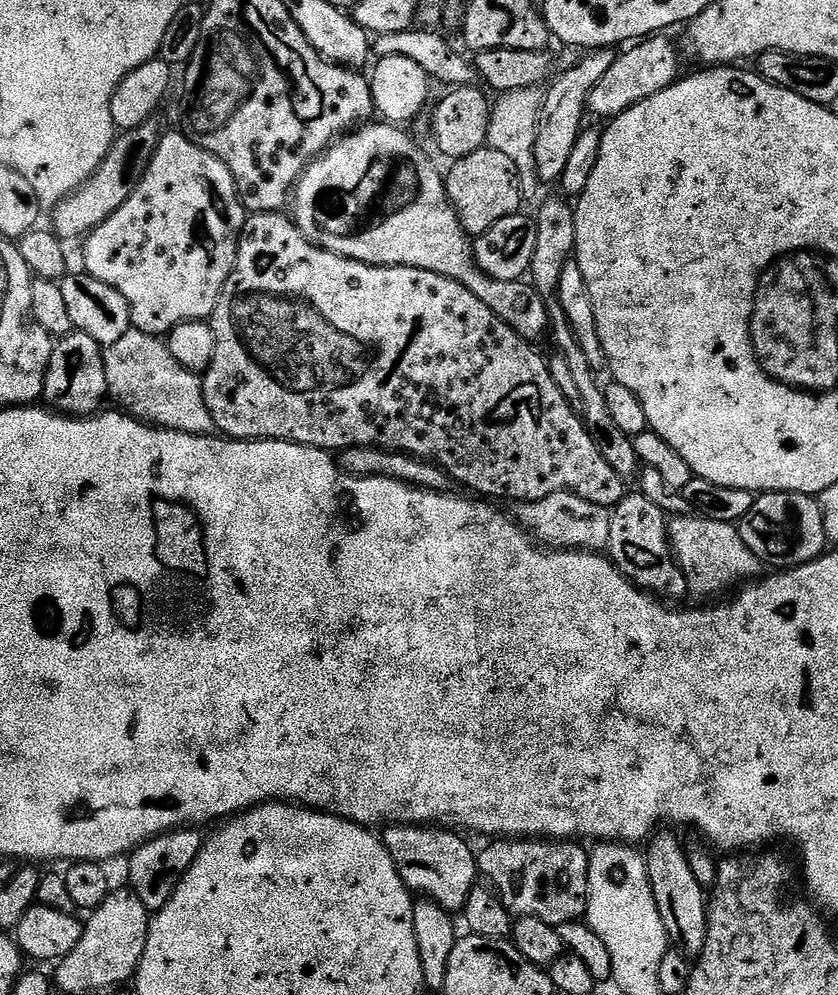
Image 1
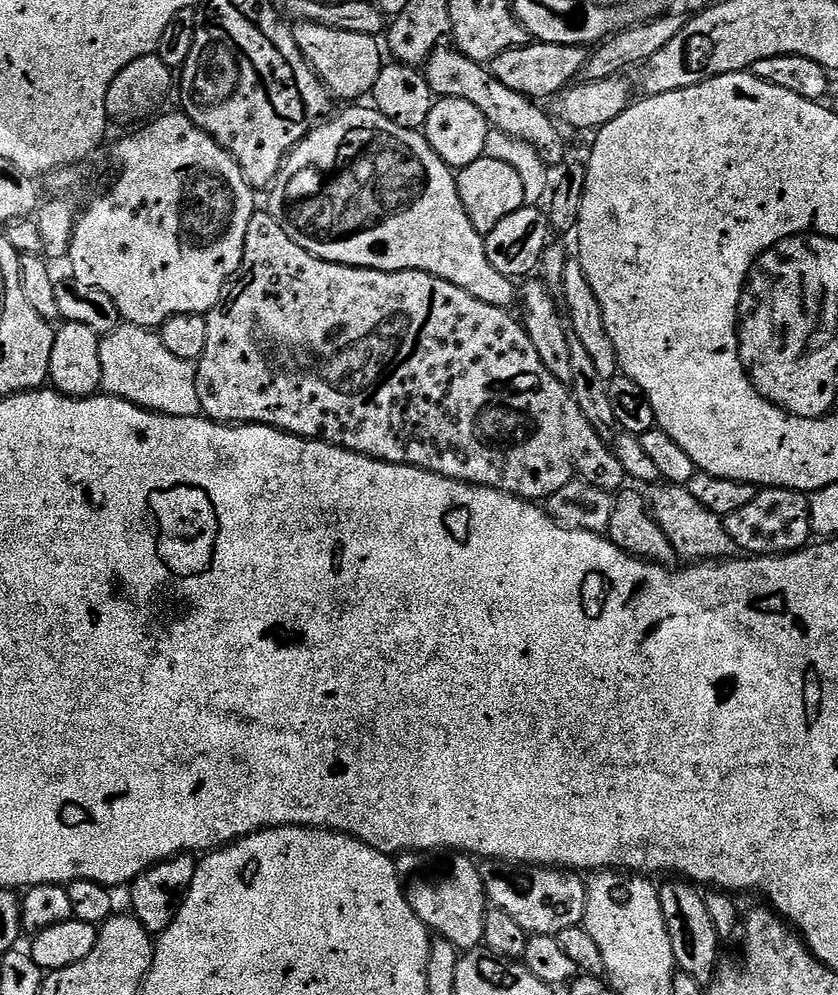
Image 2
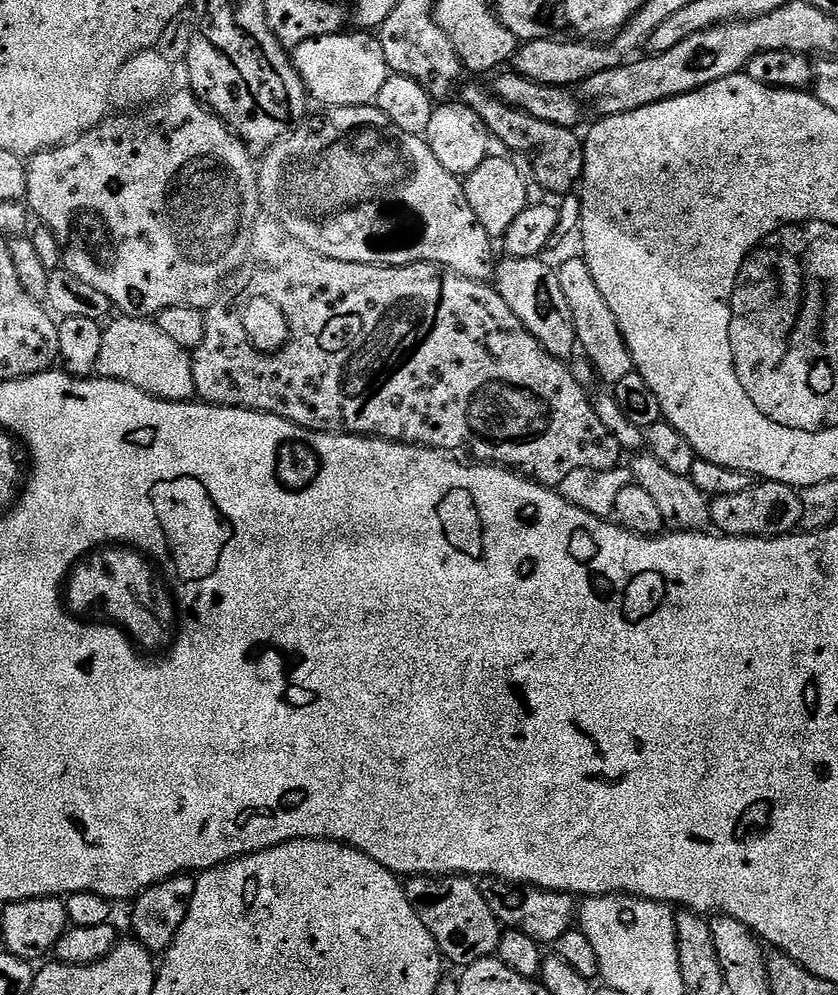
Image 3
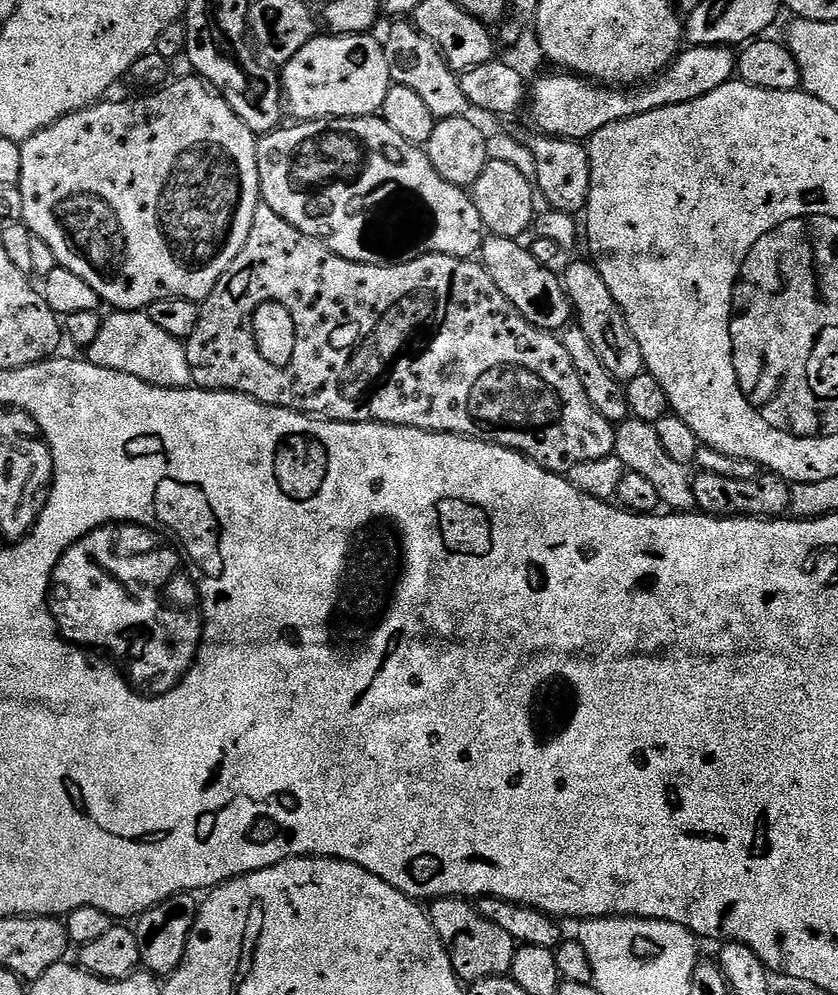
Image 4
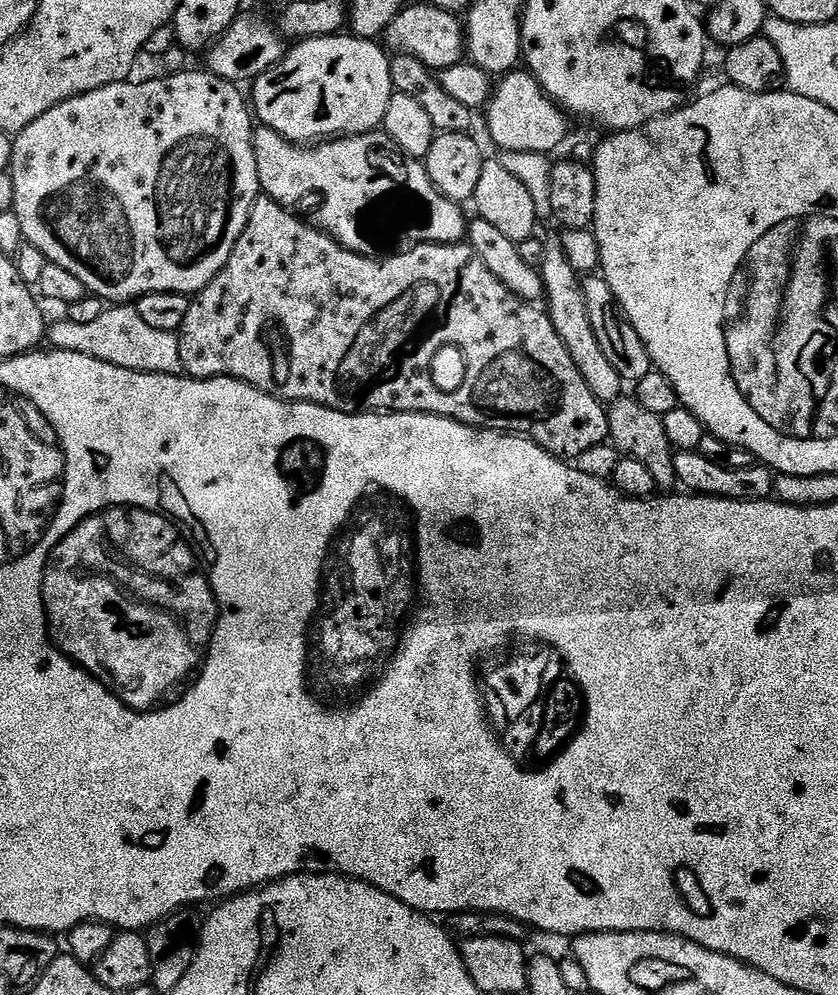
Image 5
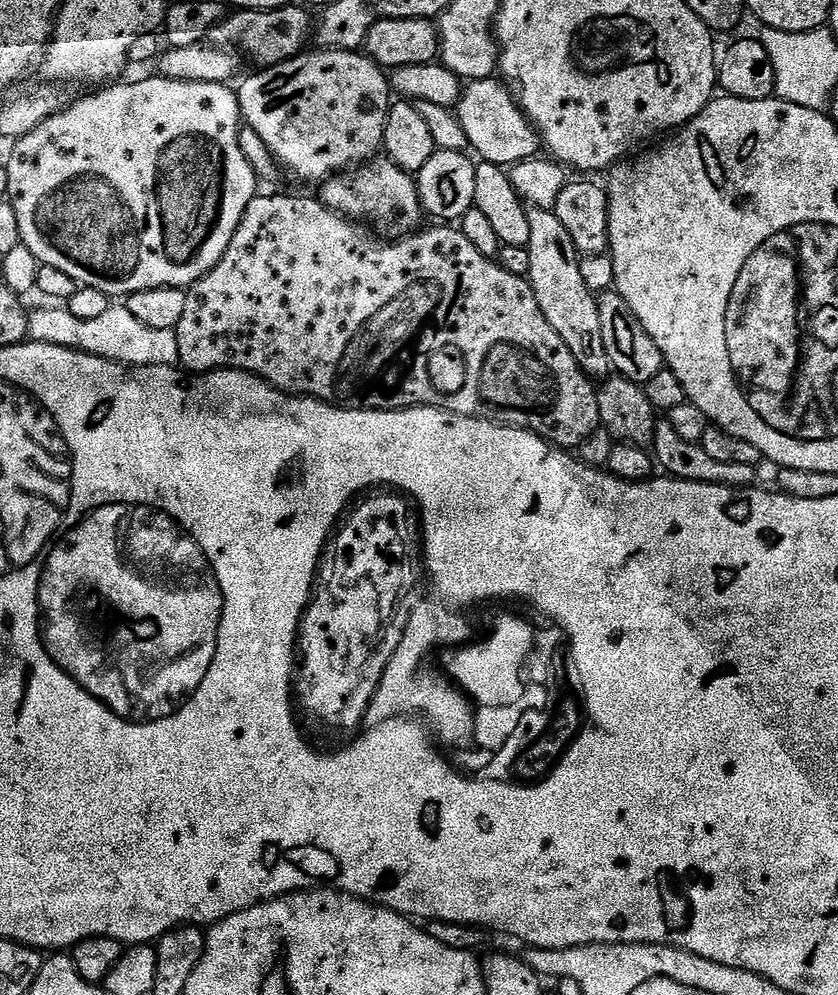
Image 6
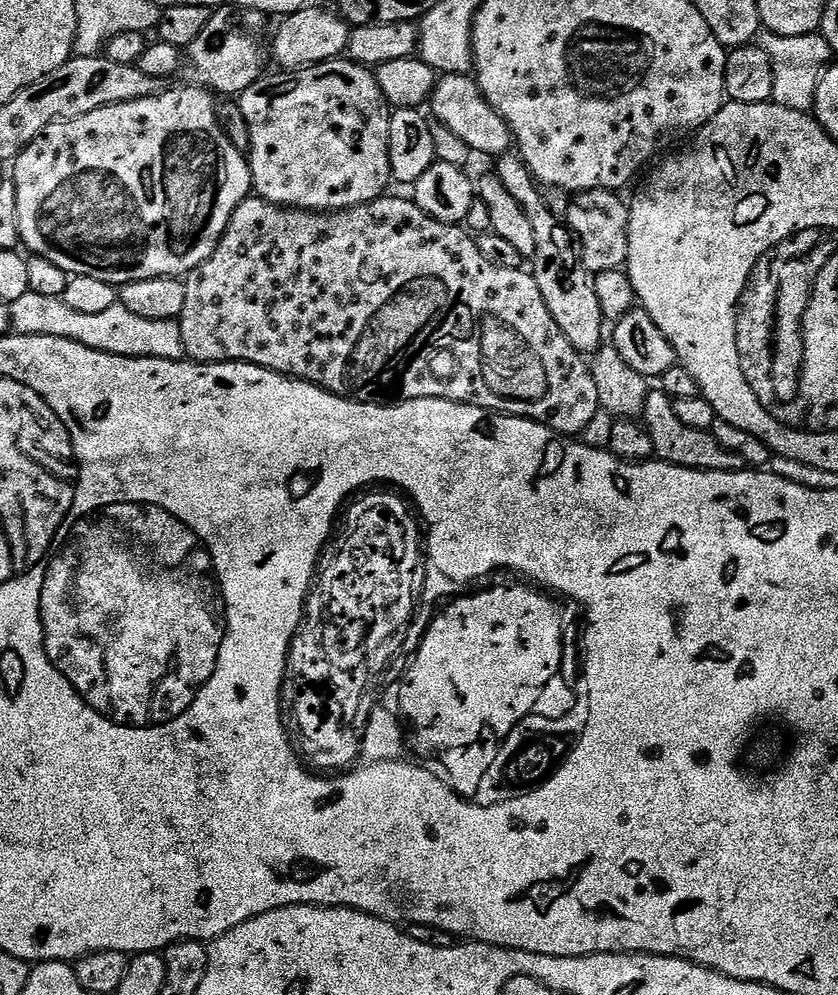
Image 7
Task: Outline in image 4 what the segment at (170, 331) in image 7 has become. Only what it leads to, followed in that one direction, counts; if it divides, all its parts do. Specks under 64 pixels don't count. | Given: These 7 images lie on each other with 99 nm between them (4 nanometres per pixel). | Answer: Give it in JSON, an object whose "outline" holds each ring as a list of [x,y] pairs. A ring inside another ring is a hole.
{"outline":[[[113,311],[112,316],[103,317],[98,338],[87,345],[86,358],[94,366],[106,366],[110,370],[118,370],[122,374],[130,374],[134,378],[142,378],[142,382],[150,382],[154,386],[163,388],[187,388],[192,384],[192,375],[190,374],[190,362],[186,358],[184,349],[185,341],[174,338],[166,334],[166,330],[160,329],[156,323],[150,322],[147,311],[139,312],[121,312]]]}

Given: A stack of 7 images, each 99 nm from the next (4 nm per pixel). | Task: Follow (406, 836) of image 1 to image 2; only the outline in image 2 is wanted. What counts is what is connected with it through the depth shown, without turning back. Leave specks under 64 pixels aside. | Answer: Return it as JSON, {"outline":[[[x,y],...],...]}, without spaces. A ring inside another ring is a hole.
{"outline":[[[406,852],[396,860],[396,872],[404,885],[404,897],[410,902],[410,910],[428,927],[429,933],[439,939],[450,942],[460,949],[461,953],[471,952],[484,943],[486,914],[490,907],[488,896],[484,893],[484,883],[477,861],[467,854],[456,854],[451,857],[452,868],[448,864],[436,864],[437,857],[426,852]]]}

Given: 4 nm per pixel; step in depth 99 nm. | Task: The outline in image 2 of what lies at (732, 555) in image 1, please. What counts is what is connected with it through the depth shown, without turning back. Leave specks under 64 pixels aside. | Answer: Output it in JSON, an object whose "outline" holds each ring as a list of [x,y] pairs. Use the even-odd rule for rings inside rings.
{"outline":[[[661,482],[651,489],[650,511],[658,526],[670,538],[677,557],[684,562],[715,562],[731,557],[734,545],[721,517],[710,514],[694,499],[687,487]]]}

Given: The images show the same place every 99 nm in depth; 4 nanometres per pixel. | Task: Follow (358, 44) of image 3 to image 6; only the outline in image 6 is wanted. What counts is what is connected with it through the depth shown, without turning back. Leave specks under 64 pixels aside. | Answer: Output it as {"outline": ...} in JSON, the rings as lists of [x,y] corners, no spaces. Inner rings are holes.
{"outline":[[[305,50],[298,56],[292,56],[288,60],[282,61],[280,64],[275,64],[273,68],[262,68],[253,71],[253,76],[250,77],[241,88],[238,88],[238,95],[240,98],[240,114],[243,123],[247,125],[247,127],[253,128],[258,134],[258,138],[262,138],[262,142],[266,142],[266,146],[271,150],[273,158],[283,165],[283,167],[285,164],[285,166],[300,180],[316,180],[315,182],[323,182],[327,180],[329,176],[343,173],[353,166],[359,166],[373,159],[373,157],[381,151],[384,142],[384,127],[388,121],[388,109],[390,107],[390,99],[388,100],[388,94],[390,95],[390,80],[386,75],[385,69],[381,68],[379,64],[375,64],[369,56],[361,54],[359,51],[312,51],[313,50]]]}

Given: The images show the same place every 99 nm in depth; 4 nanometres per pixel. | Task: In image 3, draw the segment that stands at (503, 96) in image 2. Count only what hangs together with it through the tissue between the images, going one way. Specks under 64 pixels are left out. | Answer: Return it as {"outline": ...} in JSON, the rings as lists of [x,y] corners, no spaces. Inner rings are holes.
{"outline":[[[476,84],[465,90],[462,100],[470,110],[474,110],[474,114],[478,114],[478,118],[482,118],[482,122],[486,122],[491,135],[528,159],[534,170],[534,178],[543,186],[545,193],[568,194],[579,185],[584,175],[584,142],[579,135],[576,137],[573,129],[554,126],[554,122],[542,122],[522,110],[511,108],[492,95],[487,87],[479,88]]]}

